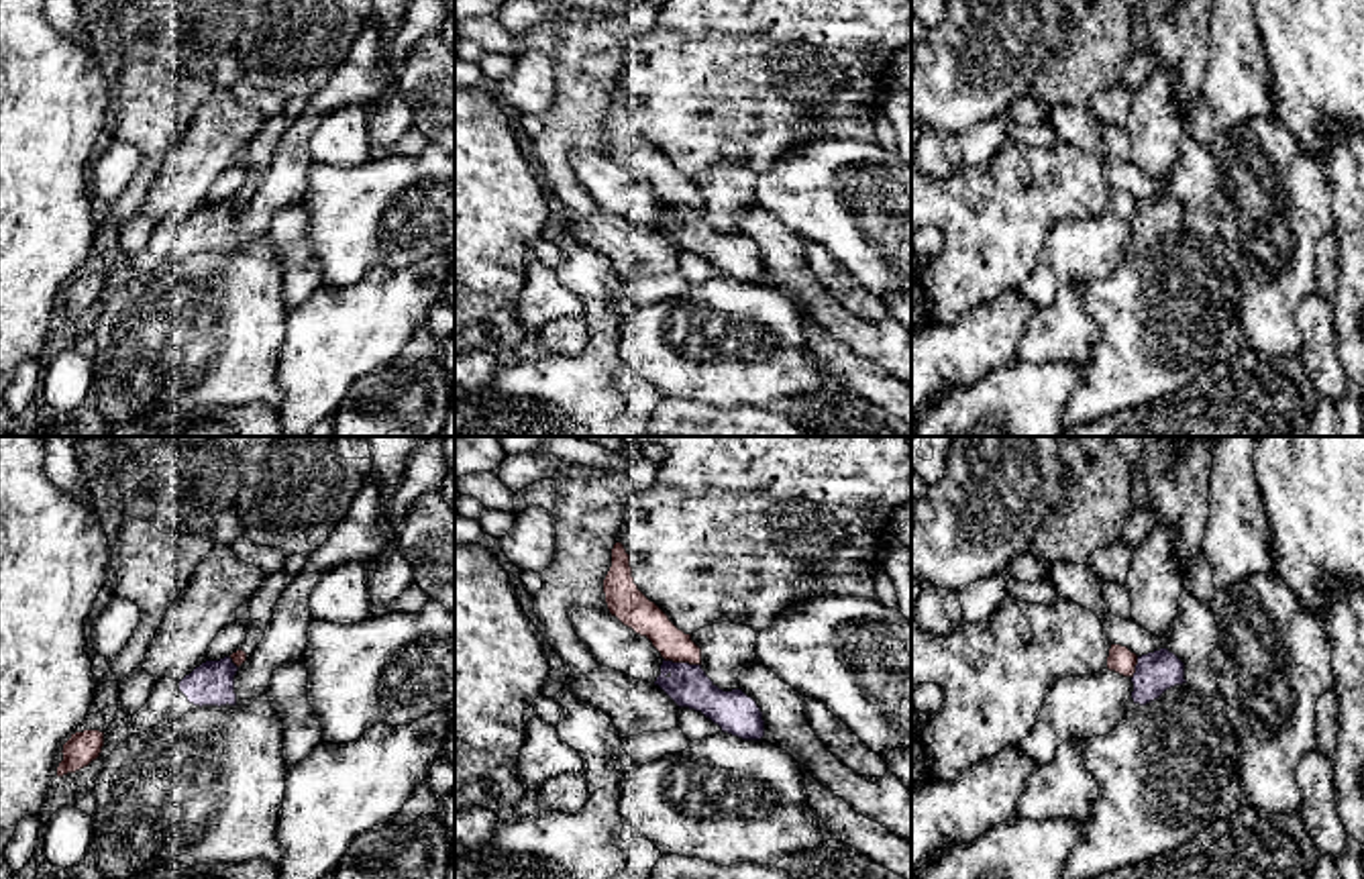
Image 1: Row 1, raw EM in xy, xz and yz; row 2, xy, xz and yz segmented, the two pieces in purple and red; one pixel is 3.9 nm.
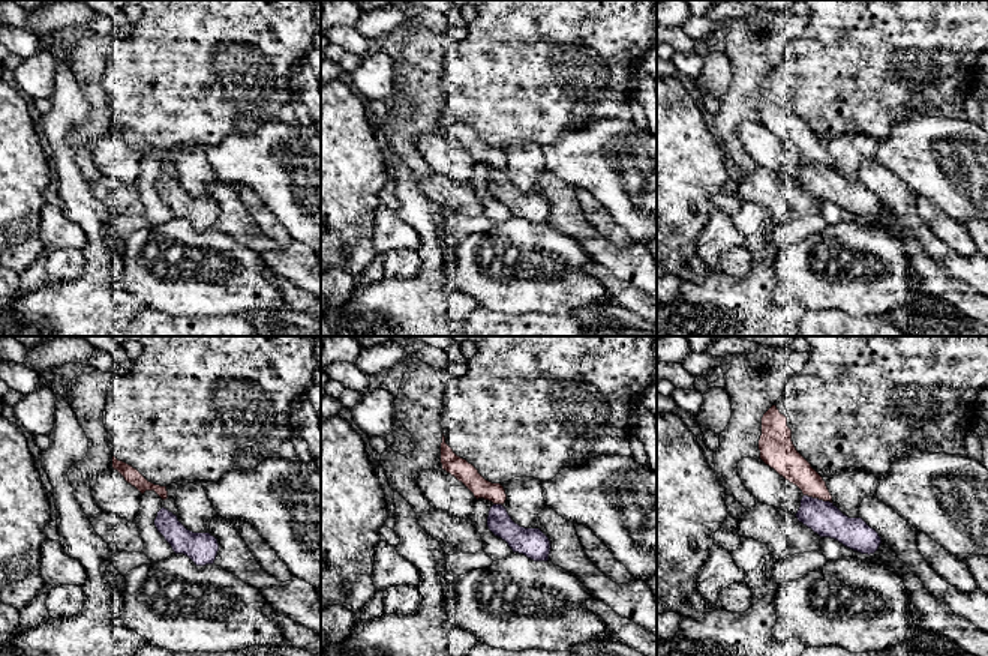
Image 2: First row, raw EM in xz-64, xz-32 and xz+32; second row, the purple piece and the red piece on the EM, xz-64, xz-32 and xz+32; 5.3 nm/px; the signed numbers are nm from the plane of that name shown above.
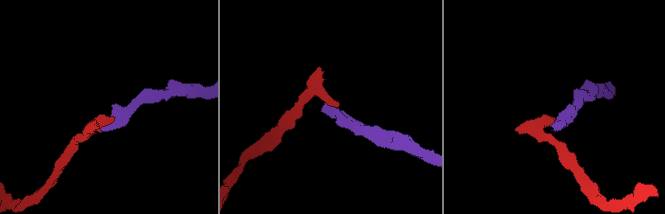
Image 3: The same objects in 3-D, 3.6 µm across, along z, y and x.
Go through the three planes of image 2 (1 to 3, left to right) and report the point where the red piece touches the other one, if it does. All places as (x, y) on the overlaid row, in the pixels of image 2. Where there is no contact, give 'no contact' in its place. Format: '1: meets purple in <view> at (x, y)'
1: no contact
2: meets purple in xz-32 at (498, 505)
3: meets purple in xz+32 at (817, 499)

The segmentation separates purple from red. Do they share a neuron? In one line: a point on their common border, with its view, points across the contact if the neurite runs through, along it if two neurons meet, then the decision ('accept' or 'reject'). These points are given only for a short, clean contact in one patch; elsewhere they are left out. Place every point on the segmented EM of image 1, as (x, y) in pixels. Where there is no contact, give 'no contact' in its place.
contact xz (682, 663); border xz (663, 657), (675, 663), (700, 665); reject

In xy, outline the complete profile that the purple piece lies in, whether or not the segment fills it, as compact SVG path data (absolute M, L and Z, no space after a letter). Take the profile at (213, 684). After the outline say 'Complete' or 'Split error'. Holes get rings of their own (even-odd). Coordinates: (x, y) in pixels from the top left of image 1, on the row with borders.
M230 657L206 661L181 681L159 679L147 704L128 716L128 734L145 736L163 728L196 708L237 706L234 675L239 667Z. Split error

